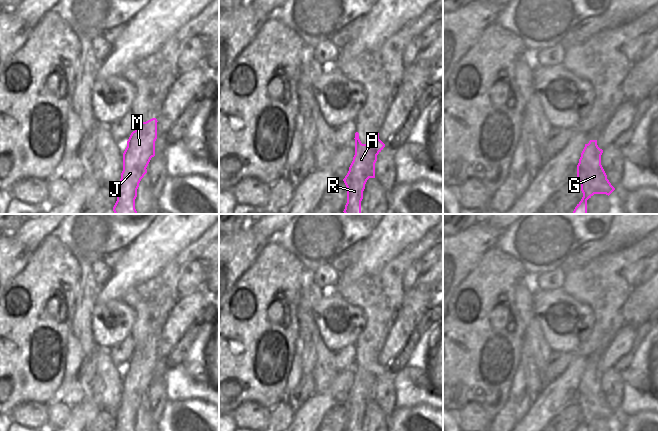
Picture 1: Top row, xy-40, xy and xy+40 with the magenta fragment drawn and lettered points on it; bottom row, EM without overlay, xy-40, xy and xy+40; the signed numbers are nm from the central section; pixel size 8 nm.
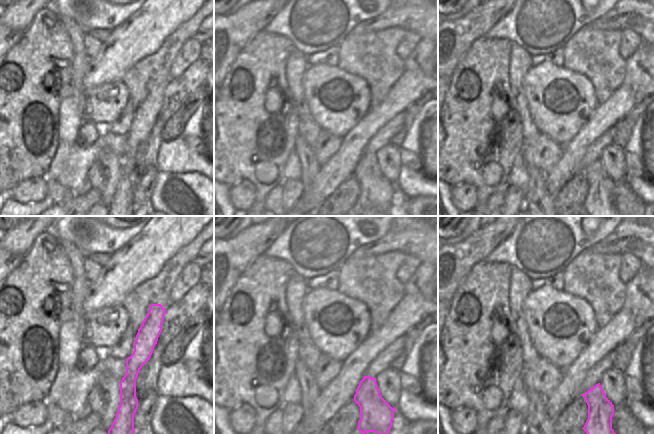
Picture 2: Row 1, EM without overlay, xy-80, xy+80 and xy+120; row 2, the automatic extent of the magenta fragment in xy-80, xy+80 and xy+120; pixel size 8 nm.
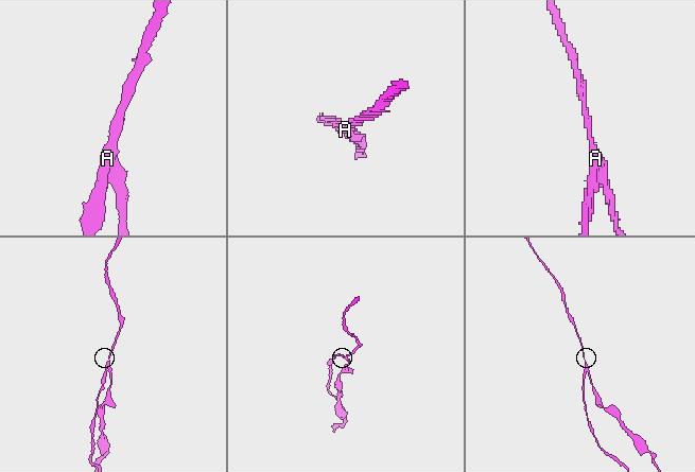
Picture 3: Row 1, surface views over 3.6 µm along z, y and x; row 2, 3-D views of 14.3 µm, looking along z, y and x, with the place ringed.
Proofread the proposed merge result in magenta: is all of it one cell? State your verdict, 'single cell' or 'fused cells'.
fused cells

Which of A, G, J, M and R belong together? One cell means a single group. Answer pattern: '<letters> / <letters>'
A J M R / G

